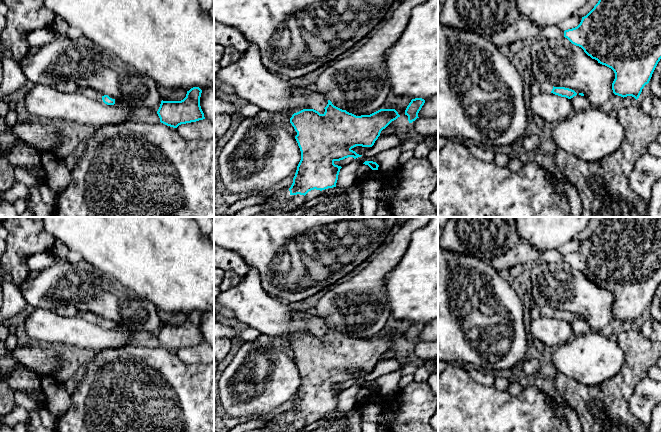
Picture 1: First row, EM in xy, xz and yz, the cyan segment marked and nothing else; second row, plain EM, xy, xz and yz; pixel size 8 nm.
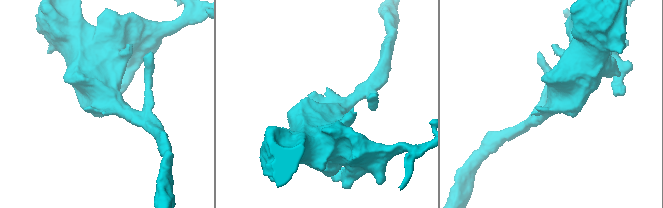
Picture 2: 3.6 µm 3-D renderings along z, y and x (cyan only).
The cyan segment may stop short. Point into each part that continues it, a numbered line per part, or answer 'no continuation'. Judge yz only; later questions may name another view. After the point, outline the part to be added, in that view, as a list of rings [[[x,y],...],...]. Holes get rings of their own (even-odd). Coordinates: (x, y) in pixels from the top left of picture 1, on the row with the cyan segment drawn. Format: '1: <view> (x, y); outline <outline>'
1: yz (537, 87); outline [[[533,81],[531,84],[531,94],[538,95],[540,93],[550,93],[553,89],[553,86],[548,82],[538,82]]]

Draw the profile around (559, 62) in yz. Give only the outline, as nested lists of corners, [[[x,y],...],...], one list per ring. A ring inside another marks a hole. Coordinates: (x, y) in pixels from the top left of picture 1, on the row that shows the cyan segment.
[[[539,37],[531,42],[531,70],[535,81],[548,82],[554,87],[565,87],[577,94],[583,93],[592,107],[599,108],[615,94],[612,83],[614,71],[588,56],[584,50],[572,44],[567,38],[548,39]]]

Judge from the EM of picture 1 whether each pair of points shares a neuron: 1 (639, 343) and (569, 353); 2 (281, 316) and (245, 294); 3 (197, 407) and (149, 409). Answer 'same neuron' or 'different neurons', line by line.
1: different neurons
2: same neuron
3: same neuron

